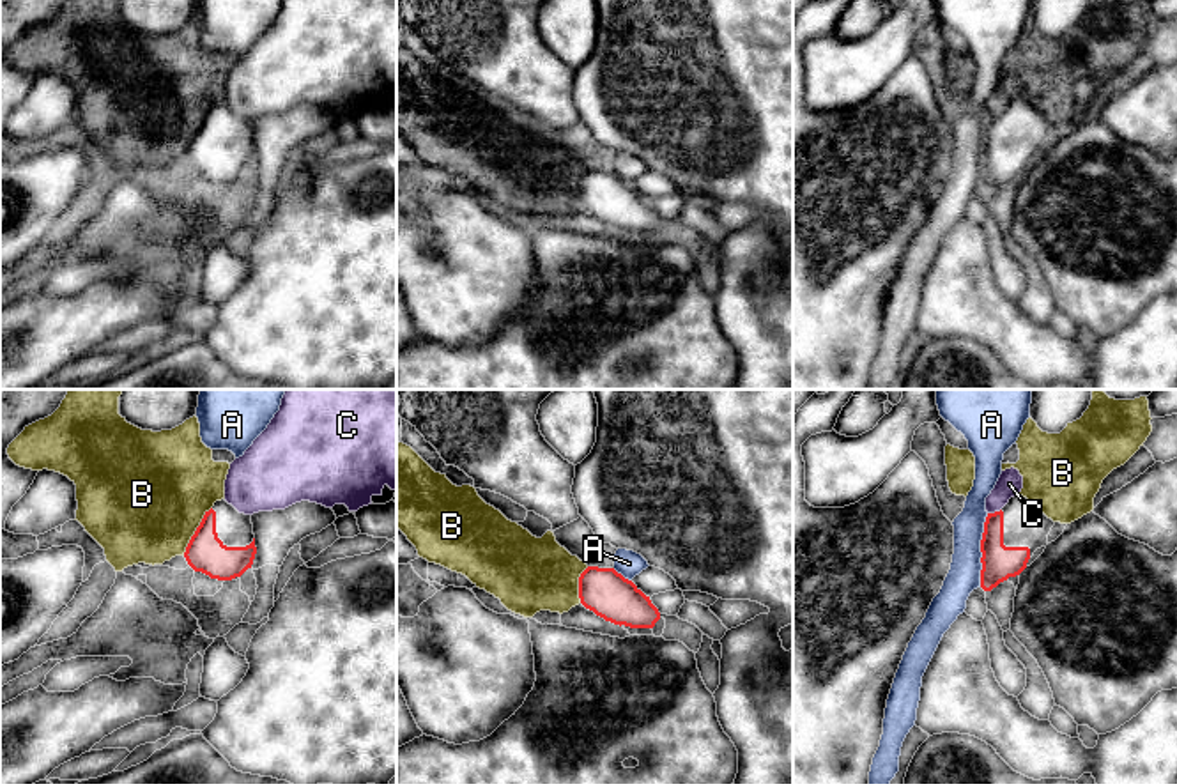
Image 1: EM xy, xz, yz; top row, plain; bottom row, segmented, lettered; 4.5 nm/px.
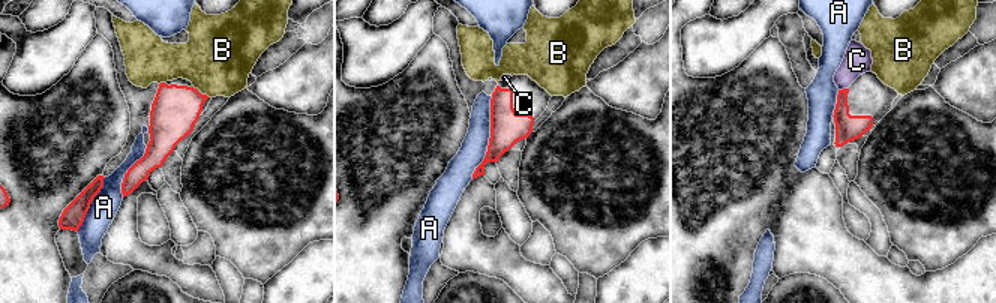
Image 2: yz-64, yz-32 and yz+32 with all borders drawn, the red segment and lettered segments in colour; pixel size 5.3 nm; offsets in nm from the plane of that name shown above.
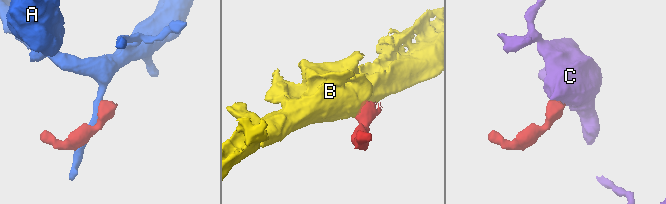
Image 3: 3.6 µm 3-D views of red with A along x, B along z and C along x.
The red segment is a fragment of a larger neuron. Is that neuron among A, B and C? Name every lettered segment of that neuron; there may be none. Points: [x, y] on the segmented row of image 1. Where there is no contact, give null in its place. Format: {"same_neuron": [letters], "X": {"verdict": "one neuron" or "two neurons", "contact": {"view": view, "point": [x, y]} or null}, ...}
{"same_neuron": [], "A": {"verdict": "two neurons", "contact": {"view": "yz", "point": [981, 551]}}, "B": {"verdict": "two neurons", "contact": {"view": "xy", "point": [195, 531]}}, "C": {"verdict": "two neurons", "contact": {"view": "yz", "point": [995, 512]}}}

